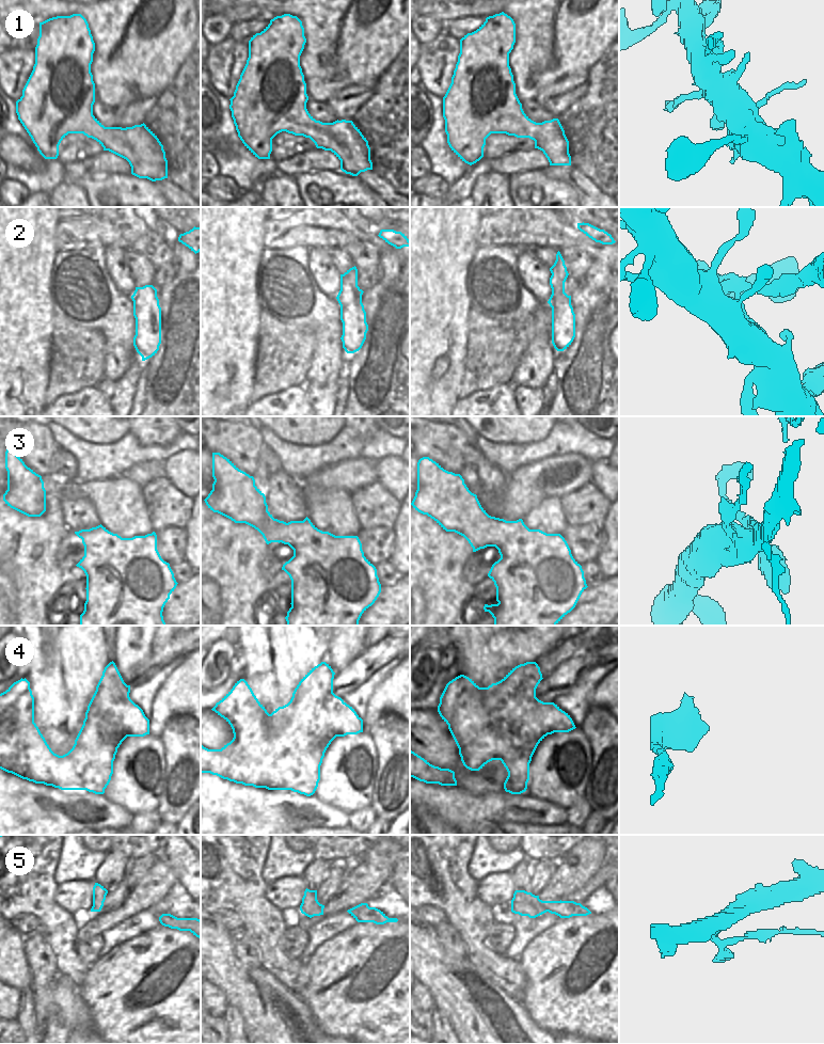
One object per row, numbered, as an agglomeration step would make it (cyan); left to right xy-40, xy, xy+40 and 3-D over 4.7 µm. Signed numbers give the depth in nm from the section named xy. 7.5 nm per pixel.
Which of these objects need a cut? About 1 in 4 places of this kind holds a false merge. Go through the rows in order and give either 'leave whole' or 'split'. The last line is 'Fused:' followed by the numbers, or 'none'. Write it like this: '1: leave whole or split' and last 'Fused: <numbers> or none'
1: leave whole
2: split
3: split
4: leave whole
5: split
Fused: 2, 3, 5

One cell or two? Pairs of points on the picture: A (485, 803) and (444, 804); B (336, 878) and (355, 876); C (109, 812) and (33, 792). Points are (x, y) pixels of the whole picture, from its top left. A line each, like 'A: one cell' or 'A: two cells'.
A: one cell
B: two cells
C: one cell

